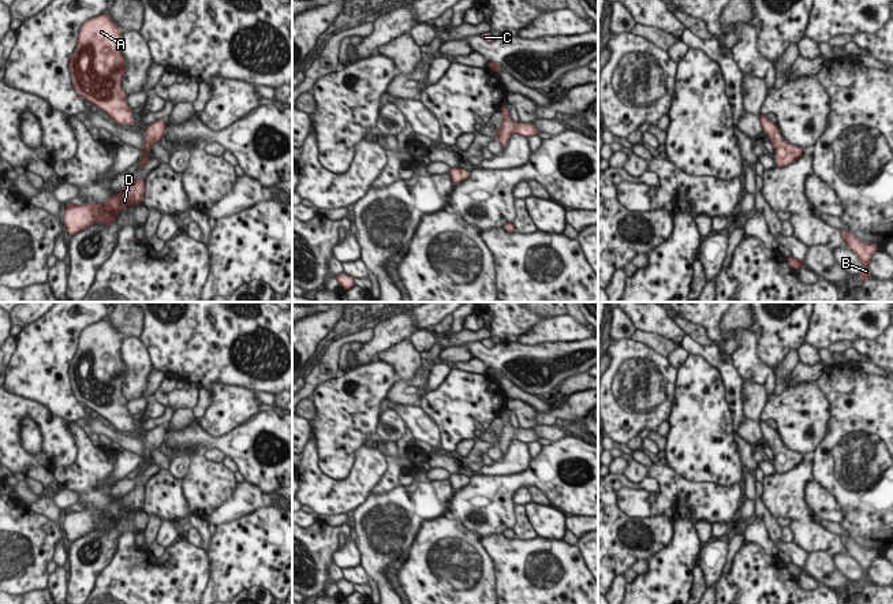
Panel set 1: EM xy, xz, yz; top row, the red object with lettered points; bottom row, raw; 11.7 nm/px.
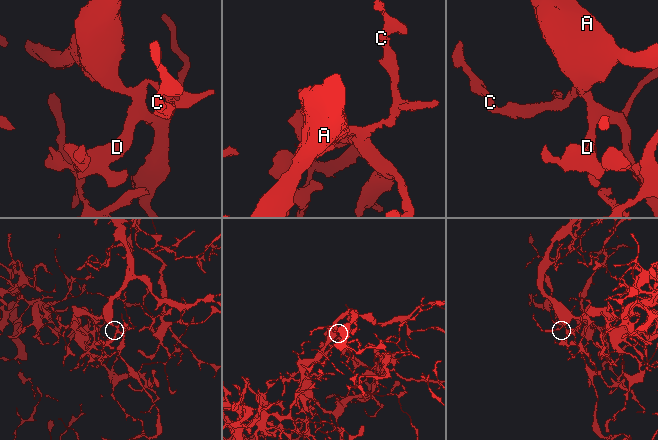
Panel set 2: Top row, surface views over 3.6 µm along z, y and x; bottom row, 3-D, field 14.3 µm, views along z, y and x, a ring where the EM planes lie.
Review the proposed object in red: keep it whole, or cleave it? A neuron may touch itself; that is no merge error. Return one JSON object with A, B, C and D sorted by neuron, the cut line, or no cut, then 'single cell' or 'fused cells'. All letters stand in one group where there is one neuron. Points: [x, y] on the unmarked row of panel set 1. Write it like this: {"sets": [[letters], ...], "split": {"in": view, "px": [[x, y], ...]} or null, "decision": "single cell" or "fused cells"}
{"sets": [["A", "B", "C", "D"]], "split": null, "decision": "single cell"}

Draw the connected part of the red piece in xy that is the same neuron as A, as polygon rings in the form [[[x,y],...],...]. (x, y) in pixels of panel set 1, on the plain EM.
[[[111,321],[91,324],[81,333],[79,354],[70,366],[78,402],[111,422],[119,432],[134,432],[122,385],[127,369],[120,357],[122,335]]]

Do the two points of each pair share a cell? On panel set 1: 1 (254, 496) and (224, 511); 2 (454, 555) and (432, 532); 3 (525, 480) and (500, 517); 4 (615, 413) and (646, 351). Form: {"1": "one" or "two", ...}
{"1": "one", "2": "one", "3": "one", "4": "one"}

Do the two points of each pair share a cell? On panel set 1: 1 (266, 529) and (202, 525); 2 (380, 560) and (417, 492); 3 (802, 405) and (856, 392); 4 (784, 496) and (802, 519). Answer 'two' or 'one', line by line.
1: two
2: one
3: two
4: one

